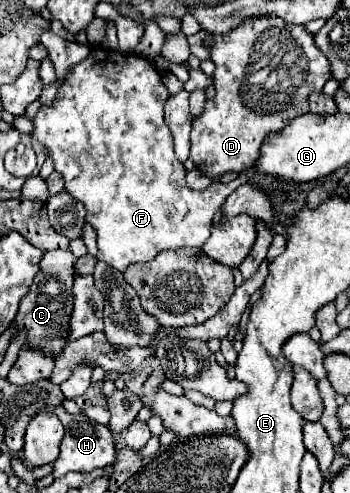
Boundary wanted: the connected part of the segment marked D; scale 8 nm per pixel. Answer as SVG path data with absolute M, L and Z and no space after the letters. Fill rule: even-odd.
M277 17L249 19L237 29L229 31L229 35L215 35L211 61L215 63L213 83L217 93L213 99L205 101L203 113L195 117L191 131L191 159L195 163L195 169L211 179L221 177L229 171L241 173L253 167L263 139L269 133L287 127L295 117L305 115L309 111L309 95L313 91L323 91L323 85L331 79L329 61L317 49L313 35L309 35L301 25L289 25ZM255 23L261 23L261 31L255 29Z

